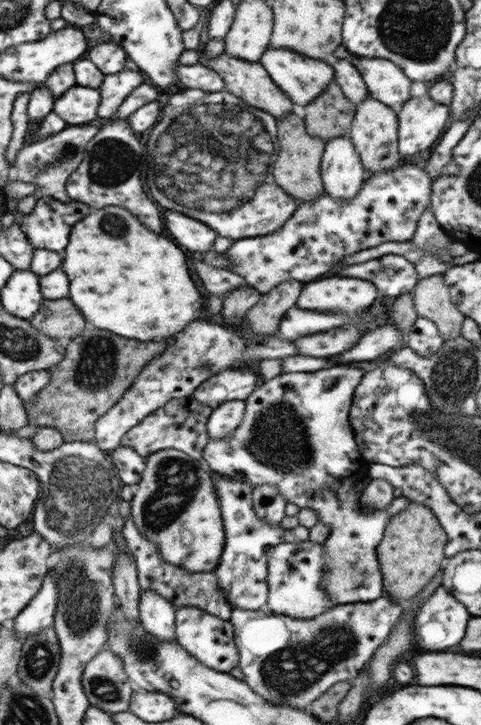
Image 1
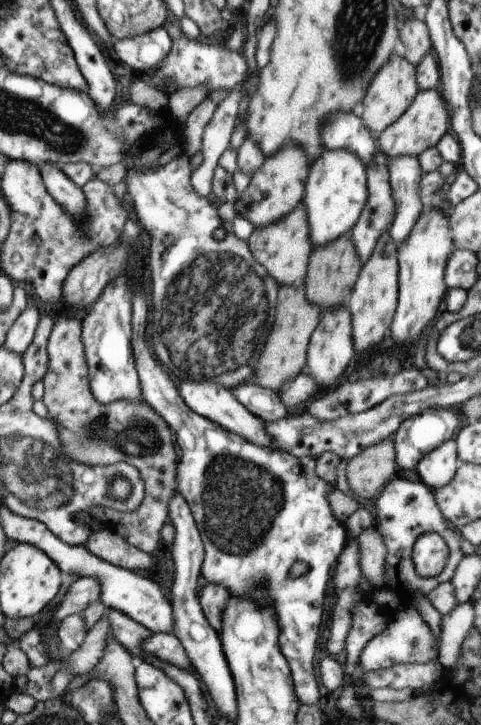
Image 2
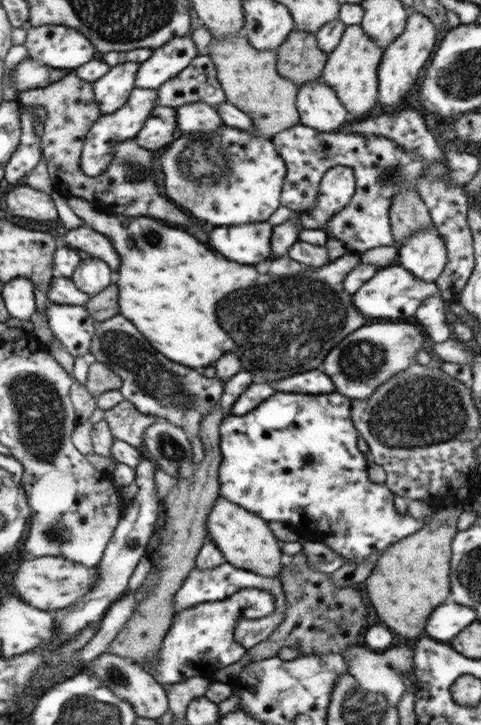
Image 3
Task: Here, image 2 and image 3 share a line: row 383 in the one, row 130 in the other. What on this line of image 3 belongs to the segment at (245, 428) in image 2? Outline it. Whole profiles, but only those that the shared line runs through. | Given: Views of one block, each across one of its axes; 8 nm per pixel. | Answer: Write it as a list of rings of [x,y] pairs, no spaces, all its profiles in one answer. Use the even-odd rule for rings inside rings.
[[[189,102],[183,106],[175,106],[175,118],[177,118],[177,128],[181,134],[191,134],[191,132],[209,132],[215,134],[219,126],[223,126],[217,110],[205,102]]]

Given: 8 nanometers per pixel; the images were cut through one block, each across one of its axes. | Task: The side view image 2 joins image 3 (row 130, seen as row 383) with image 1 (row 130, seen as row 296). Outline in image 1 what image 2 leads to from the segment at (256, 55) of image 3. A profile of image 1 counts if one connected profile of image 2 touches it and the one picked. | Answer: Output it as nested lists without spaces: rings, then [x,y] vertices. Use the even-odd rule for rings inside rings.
[[[291,112],[287,118],[277,120],[277,162],[273,166],[273,178],[275,184],[285,190],[297,204],[305,204],[321,196],[323,190],[323,180],[321,180],[321,156],[325,150],[325,142],[321,138],[313,138],[305,130],[305,120],[301,118],[301,112]]]

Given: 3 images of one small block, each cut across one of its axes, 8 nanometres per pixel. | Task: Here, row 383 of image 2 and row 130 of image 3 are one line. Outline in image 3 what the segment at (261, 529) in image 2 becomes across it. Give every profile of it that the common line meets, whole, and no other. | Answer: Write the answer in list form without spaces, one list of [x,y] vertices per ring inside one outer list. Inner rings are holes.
[[[155,106],[145,120],[143,128],[133,138],[137,146],[153,152],[157,148],[171,148],[173,146],[173,130],[177,126],[175,108]]]

